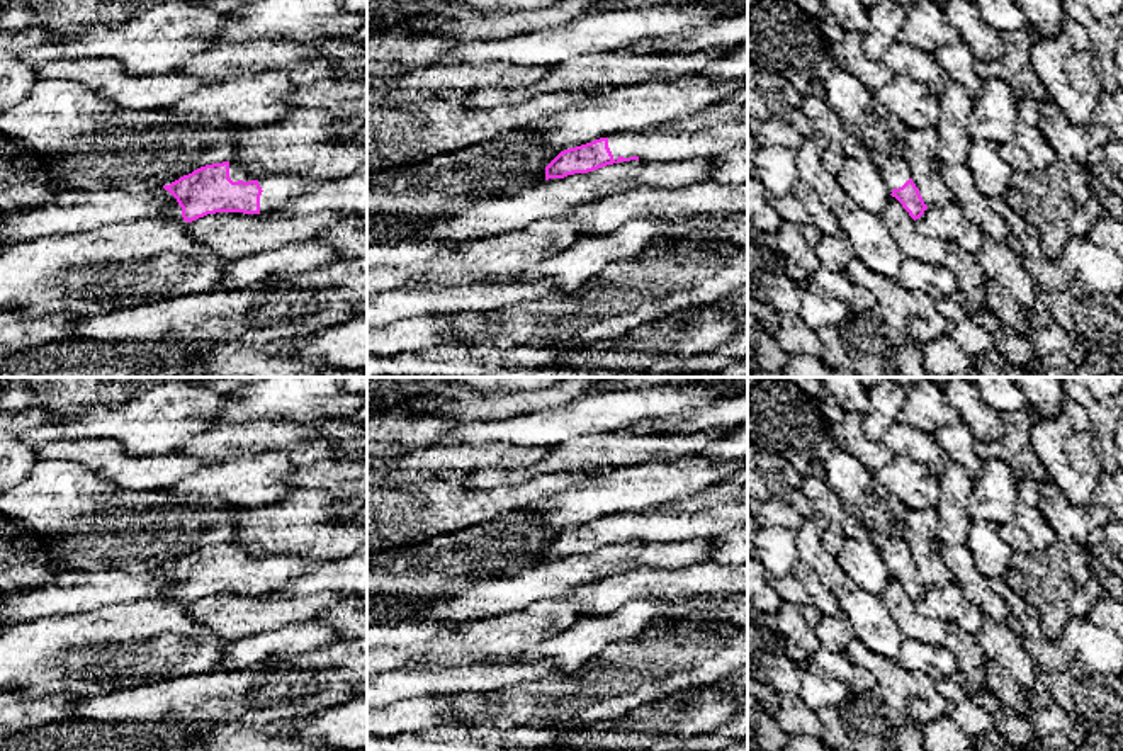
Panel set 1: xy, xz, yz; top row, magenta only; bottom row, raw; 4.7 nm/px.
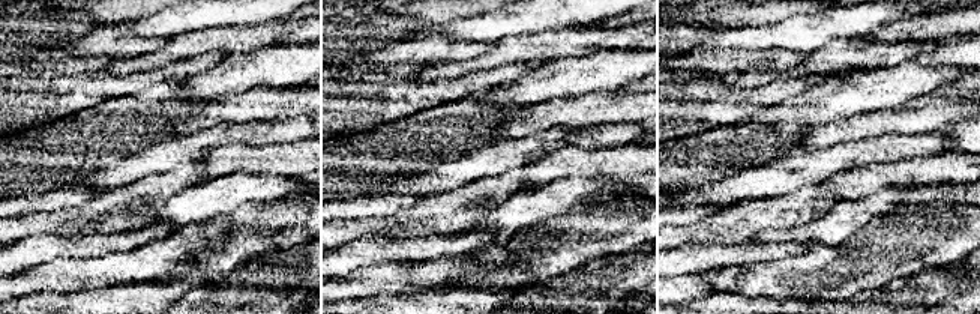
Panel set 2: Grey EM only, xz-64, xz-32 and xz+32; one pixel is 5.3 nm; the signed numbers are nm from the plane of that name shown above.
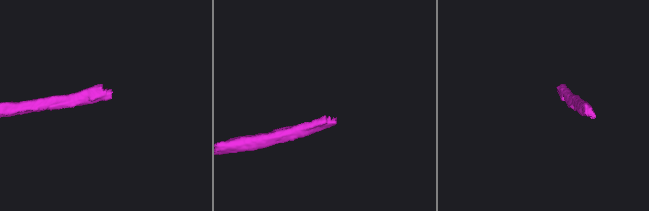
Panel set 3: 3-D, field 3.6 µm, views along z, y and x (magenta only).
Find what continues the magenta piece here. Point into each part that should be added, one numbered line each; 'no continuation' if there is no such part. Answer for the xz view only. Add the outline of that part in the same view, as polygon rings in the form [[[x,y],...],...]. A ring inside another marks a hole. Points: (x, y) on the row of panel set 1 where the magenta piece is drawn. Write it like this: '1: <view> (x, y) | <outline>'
1: xz (683, 140) | [[[676,121],[639,133],[608,136],[608,148],[618,156],[637,156],[644,163],[708,158],[748,141],[748,122]]]

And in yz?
1: yz (894, 172) | [[[900,155],[889,158],[880,167],[880,173],[890,194],[894,189],[902,187],[911,178],[909,165]]]

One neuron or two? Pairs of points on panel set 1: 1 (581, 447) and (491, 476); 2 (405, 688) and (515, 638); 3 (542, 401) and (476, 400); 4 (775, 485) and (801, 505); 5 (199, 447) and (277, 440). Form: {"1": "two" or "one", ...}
{"1": "one", "2": "two", "3": "one", "4": "one", "5": "one"}

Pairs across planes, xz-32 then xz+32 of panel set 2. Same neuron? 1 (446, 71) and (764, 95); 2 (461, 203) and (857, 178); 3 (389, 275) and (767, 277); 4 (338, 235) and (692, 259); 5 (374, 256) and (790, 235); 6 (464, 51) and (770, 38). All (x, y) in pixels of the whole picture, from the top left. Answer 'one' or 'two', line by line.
1: two
2: two
3: two
4: two
5: two
6: two

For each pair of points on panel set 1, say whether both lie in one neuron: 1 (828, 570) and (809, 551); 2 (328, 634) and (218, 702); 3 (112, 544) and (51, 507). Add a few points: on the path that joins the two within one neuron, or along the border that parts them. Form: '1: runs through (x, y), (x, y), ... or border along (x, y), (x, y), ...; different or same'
1: runs through (823, 564), (814, 556); same
2: border along (332, 643), (298, 655), (267, 656), (255, 665); different
3: runs through (97, 536), (67, 508); same

